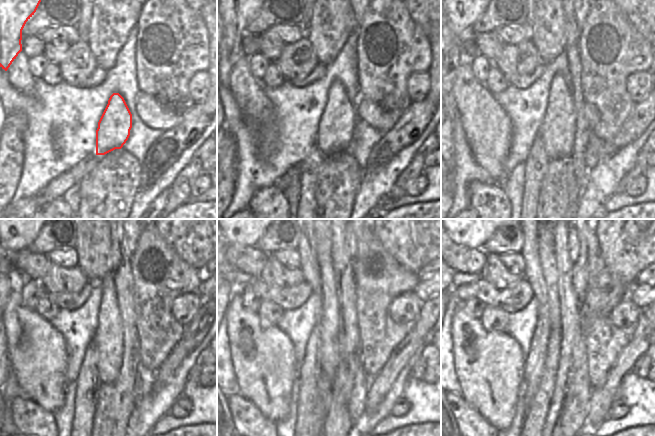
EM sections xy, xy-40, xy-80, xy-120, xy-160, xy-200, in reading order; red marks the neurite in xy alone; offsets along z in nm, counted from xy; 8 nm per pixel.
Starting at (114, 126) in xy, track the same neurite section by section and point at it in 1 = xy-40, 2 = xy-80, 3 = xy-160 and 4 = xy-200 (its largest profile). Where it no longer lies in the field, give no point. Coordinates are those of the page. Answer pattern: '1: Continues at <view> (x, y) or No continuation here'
1: Continues at xy-40 (337, 123)
2: Continues at xy-80 (558, 128)
3: Continues at xy-160 (329, 322)
4: Continues at xy-200 (545, 244).

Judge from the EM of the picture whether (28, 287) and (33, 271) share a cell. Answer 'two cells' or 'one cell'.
two cells

